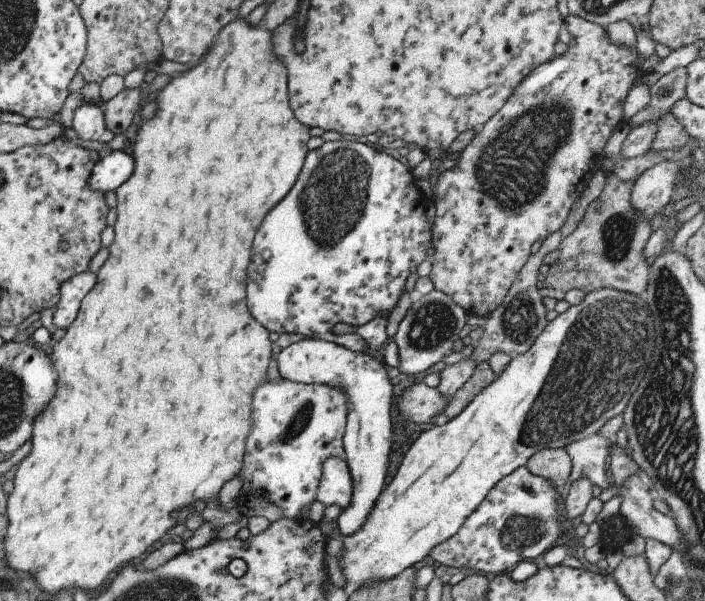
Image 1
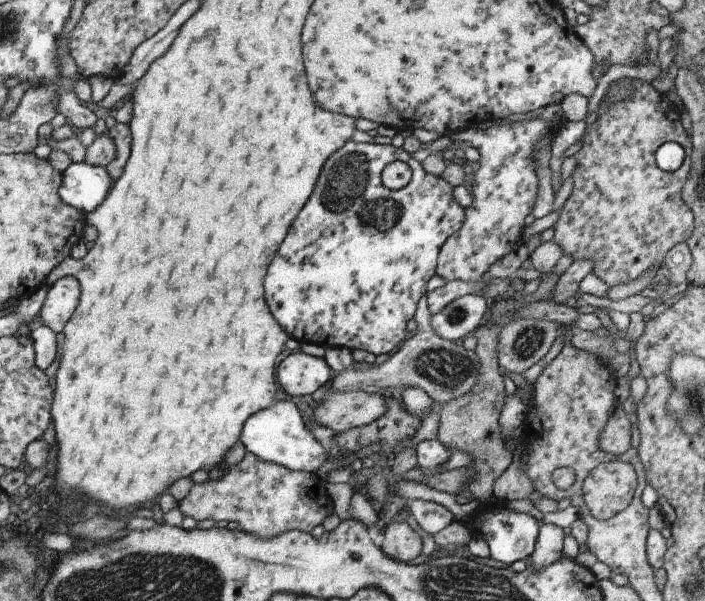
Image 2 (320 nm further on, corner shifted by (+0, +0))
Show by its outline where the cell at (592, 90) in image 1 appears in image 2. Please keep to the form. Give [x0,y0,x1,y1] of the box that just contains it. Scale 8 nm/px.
[435,116,557,283]

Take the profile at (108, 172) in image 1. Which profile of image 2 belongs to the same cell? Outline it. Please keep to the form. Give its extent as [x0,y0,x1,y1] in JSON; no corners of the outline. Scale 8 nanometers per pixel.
[58,162,110,214]

